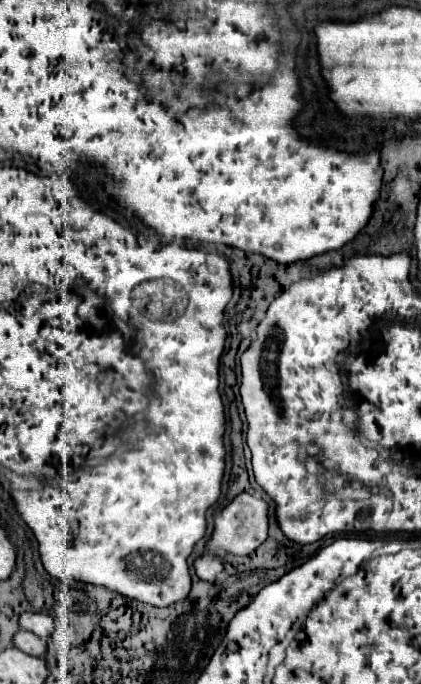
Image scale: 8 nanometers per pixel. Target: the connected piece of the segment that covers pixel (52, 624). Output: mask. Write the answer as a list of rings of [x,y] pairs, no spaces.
[[[24,613],[20,615],[20,627],[24,629],[24,623],[26,623],[26,629],[30,629],[32,633],[36,633],[38,637],[48,637],[48,635],[54,635],[54,631],[58,629],[58,623],[56,623],[56,617],[50,617],[50,615],[38,615],[38,613]]]

